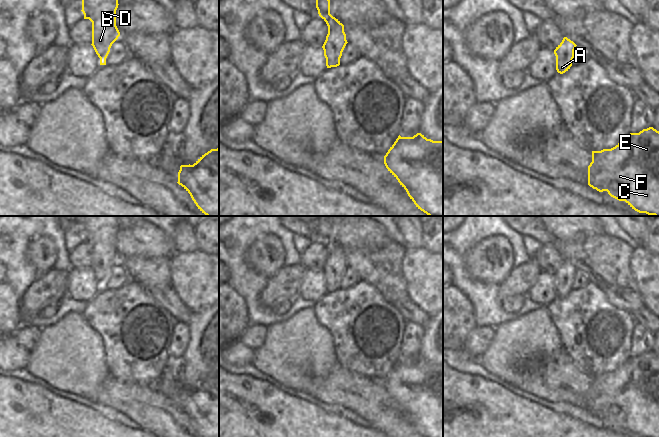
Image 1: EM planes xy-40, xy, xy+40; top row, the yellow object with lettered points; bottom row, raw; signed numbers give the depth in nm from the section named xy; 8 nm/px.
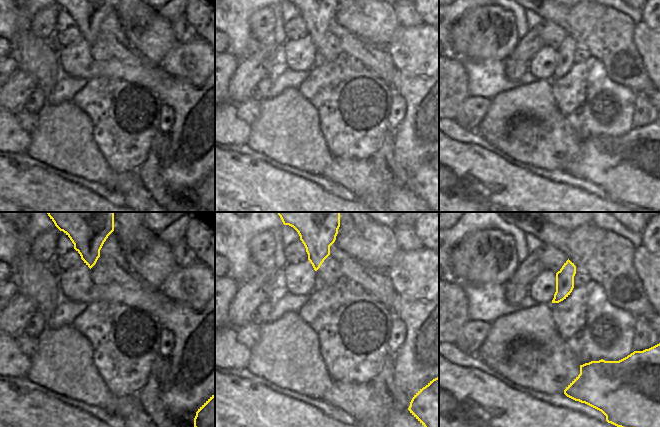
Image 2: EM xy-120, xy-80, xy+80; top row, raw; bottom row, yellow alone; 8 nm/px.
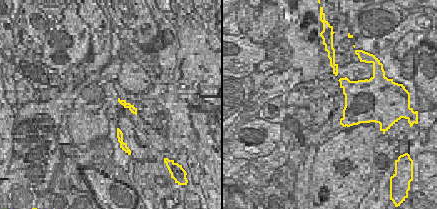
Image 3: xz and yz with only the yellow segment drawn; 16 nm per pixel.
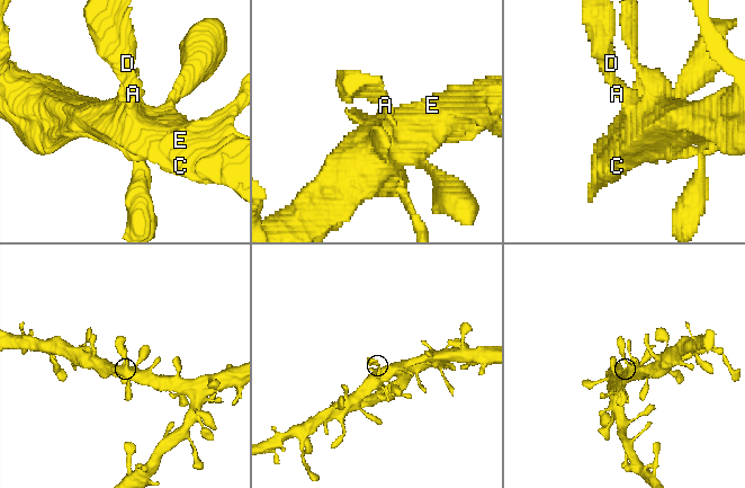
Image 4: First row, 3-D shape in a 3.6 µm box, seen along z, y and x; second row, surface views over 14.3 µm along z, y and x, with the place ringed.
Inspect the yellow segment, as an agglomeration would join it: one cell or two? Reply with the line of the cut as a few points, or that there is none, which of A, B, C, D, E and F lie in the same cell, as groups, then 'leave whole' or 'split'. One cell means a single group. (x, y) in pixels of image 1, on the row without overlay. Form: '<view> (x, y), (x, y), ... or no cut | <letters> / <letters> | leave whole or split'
no cut | A B C D E F | leave whole

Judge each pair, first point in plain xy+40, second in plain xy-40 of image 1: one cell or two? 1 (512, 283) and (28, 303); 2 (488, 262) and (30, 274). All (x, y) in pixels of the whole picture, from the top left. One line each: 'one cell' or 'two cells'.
1: one cell
2: two cells

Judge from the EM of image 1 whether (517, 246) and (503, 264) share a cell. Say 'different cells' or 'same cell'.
different cells

